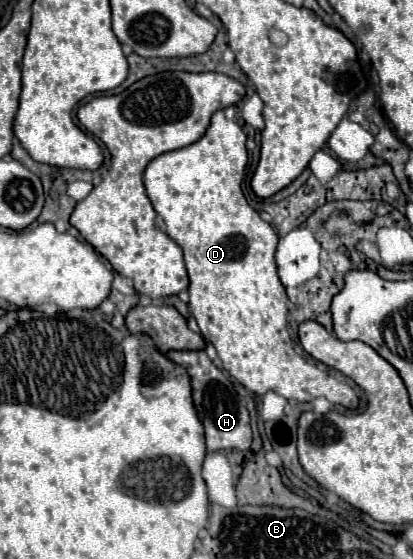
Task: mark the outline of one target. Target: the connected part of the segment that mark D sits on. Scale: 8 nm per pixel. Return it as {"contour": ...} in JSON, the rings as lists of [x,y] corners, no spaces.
{"contour":[[[216,111],[210,119],[210,125],[206,129],[206,133],[192,145],[188,147],[182,147],[182,149],[176,149],[176,151],[168,151],[168,153],[162,153],[158,157],[154,157],[146,171],[144,171],[144,187],[146,187],[146,195],[148,199],[152,201],[152,207],[154,211],[164,219],[166,223],[166,233],[182,247],[184,251],[184,263],[186,263],[186,269],[188,269],[188,277],[190,277],[190,287],[188,287],[188,293],[190,293],[190,301],[188,301],[188,307],[190,307],[190,313],[194,315],[198,327],[200,327],[200,333],[204,337],[208,337],[208,341],[216,347],[216,353],[224,365],[224,369],[234,377],[238,379],[246,389],[254,391],[256,395],[262,395],[266,391],[274,391],[286,399],[296,399],[296,401],[312,401],[316,397],[326,397],[330,403],[340,403],[344,407],[350,407],[350,409],[356,409],[358,407],[358,397],[354,393],[354,389],[346,383],[340,383],[336,377],[332,377],[330,373],[326,373],[322,367],[318,365],[310,365],[304,357],[296,355],[294,353],[294,347],[292,347],[292,341],[290,341],[290,335],[288,335],[288,297],[286,297],[286,291],[278,279],[278,273],[276,273],[276,261],[274,261],[274,251],[276,251],[276,245],[278,245],[278,235],[276,231],[272,229],[270,223],[266,223],[244,199],[242,195],[242,177],[244,177],[244,169],[246,169],[246,163],[248,163],[248,153],[246,153],[246,135],[244,131],[240,129],[240,125],[232,119],[226,119],[222,111]]]}

